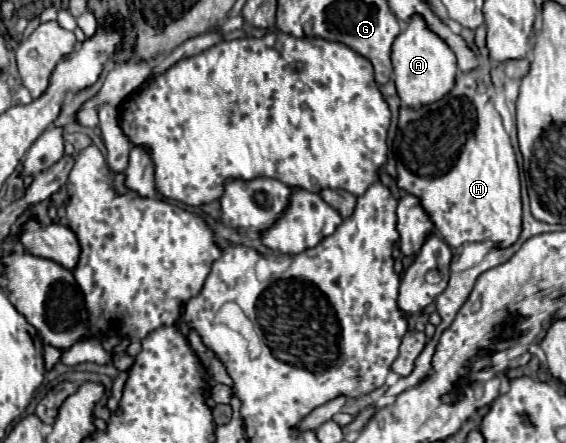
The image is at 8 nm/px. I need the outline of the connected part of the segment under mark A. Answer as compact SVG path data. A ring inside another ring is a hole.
M412 17L412 21L408 21L404 31L396 37L392 45L392 65L398 97L410 109L420 109L424 105L440 101L452 91L456 83L456 55L444 41L440 41L440 37L428 31L420 17Z

